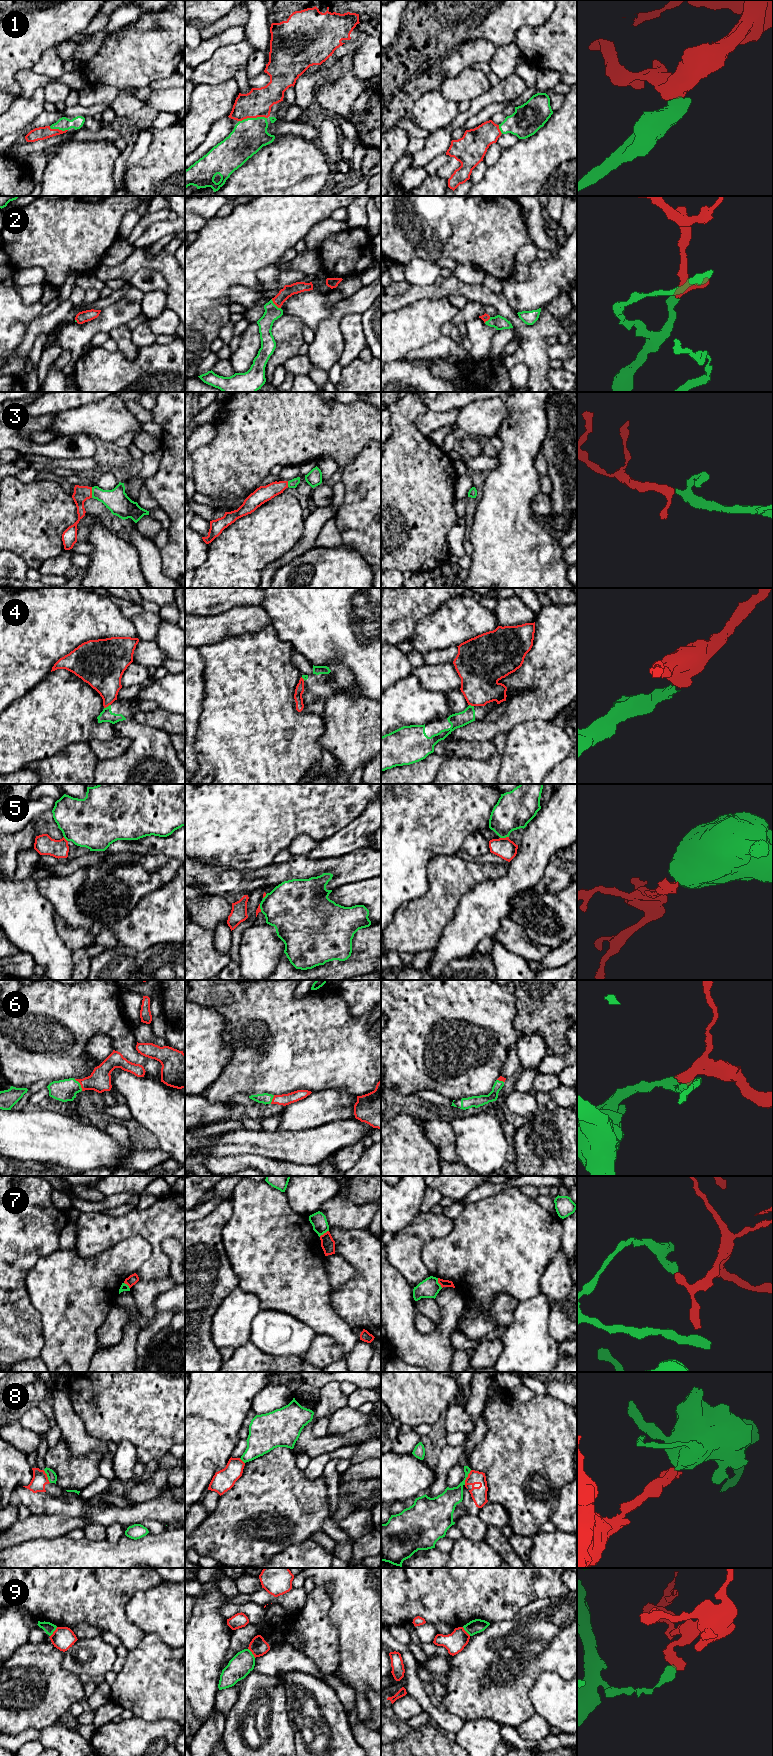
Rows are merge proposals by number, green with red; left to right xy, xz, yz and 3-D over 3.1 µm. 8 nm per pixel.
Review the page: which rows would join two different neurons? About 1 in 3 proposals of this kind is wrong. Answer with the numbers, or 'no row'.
4, 5, 7, 8, 9

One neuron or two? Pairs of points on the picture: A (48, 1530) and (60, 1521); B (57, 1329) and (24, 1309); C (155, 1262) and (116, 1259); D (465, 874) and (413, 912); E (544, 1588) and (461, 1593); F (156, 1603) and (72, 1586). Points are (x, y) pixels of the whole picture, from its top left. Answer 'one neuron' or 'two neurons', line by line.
A: one neuron
B: two neurons
C: two neurons
D: one neuron
E: one neuron
F: two neurons

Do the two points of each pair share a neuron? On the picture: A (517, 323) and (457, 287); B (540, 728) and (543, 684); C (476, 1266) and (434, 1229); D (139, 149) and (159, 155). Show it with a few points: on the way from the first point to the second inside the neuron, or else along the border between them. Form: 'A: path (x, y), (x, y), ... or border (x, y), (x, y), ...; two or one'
A: path (503, 308), (494, 299), (472, 292); one
B: border (550, 720), (532, 719), (518, 724); two
C: border (454, 1221), (447, 1234), (429, 1240), (422, 1248); two
D: border (148, 129), (151, 135), (148, 151), (130, 167); two

